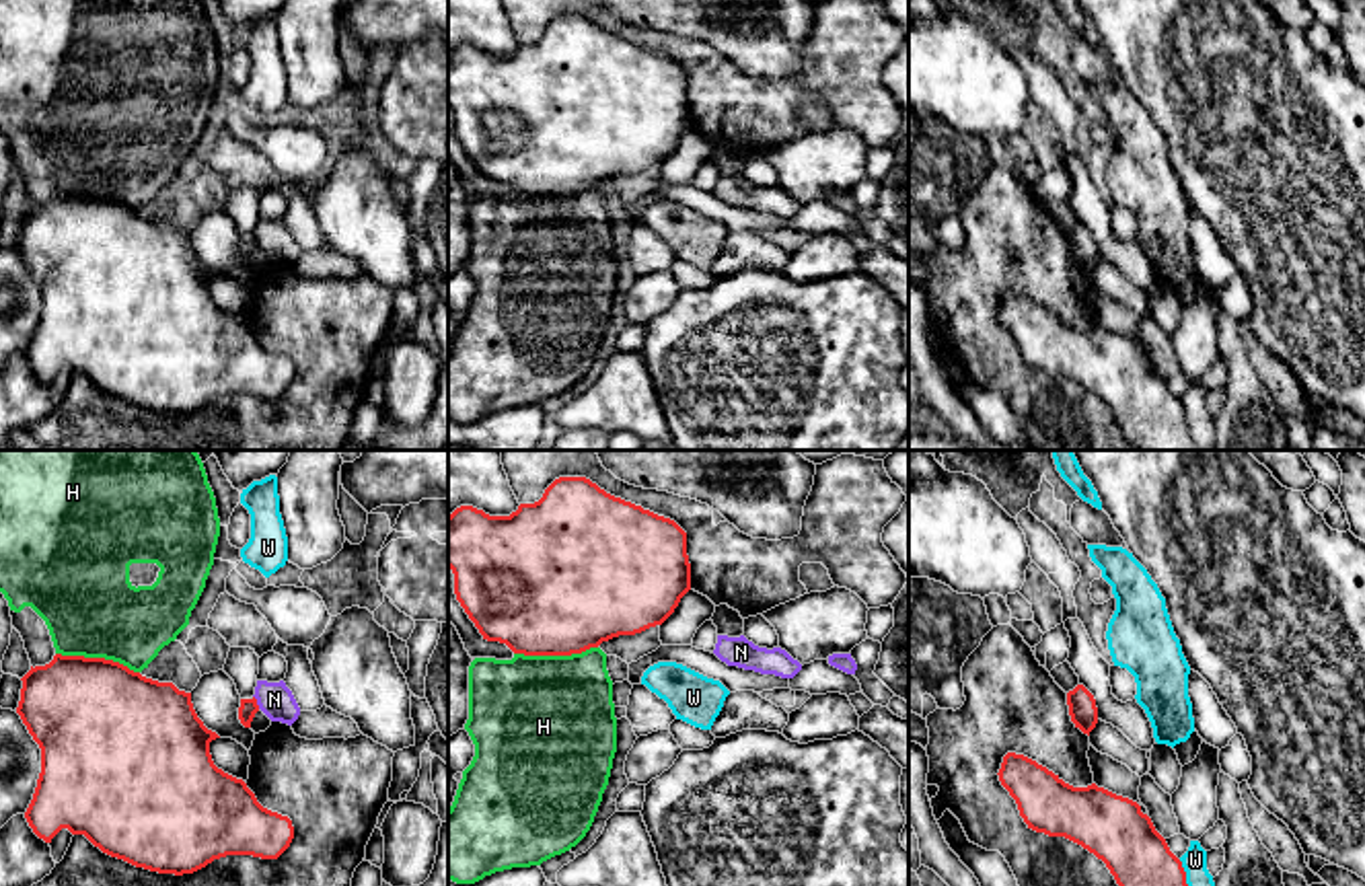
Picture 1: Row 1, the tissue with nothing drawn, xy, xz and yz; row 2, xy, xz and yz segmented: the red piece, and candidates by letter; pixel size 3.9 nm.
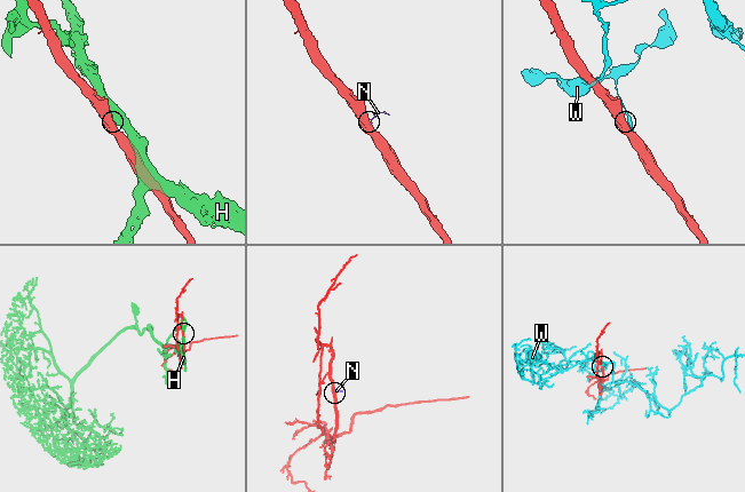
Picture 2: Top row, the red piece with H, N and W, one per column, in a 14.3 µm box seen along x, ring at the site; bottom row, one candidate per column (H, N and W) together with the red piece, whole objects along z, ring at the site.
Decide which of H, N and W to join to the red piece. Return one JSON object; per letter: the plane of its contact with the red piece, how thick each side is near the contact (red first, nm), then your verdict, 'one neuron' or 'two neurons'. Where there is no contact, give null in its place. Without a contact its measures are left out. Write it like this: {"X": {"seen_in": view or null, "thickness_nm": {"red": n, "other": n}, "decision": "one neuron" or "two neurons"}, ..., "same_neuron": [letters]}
{"H": {"seen_in": "xy", "thickness_nm": {"red": 480, "other": 380}, "decision": "two neurons"}, "N": {"seen_in": "xy", "thickness_nm": {"red": 70, "other": 140}, "decision": "two neurons"}, "W": {"seen_in": "yz", "thickness_nm": {"red": 260, "other": 100}, "decision": "two neurons"}, "same_neuron": []}

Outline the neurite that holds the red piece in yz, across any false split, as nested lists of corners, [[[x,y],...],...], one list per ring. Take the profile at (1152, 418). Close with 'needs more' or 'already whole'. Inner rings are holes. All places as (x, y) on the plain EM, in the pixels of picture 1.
[[[1007,292],[999,321],[1016,339],[1028,368],[1048,376],[1065,376],[1106,403],[1133,450],[1198,450],[1182,401],[1170,391],[1151,358],[1129,337],[1096,323],[1073,327],[1036,300]]]; already whole

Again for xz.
[[[559,16],[534,43],[510,56],[460,45],[448,56],[448,107],[454,134],[483,179],[524,195],[571,195],[619,175],[662,164],[691,130],[687,72],[670,58],[615,37],[586,16]]]; already whole

